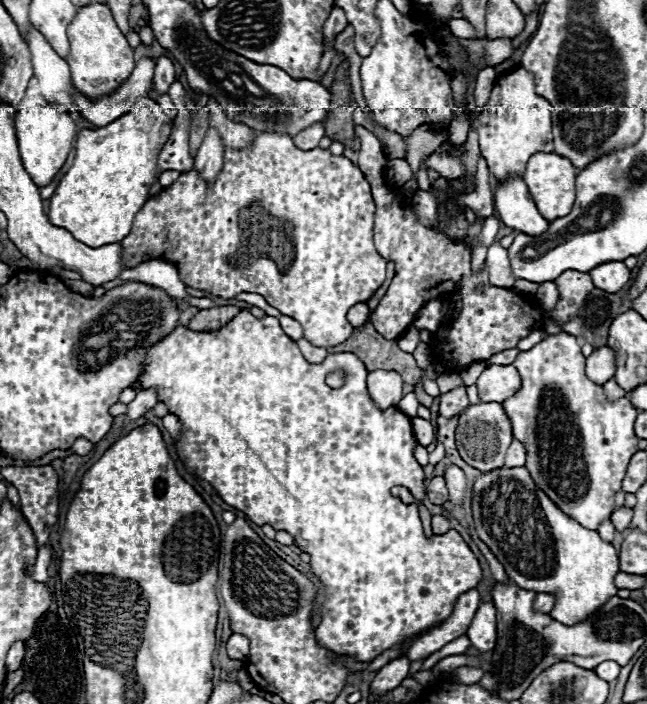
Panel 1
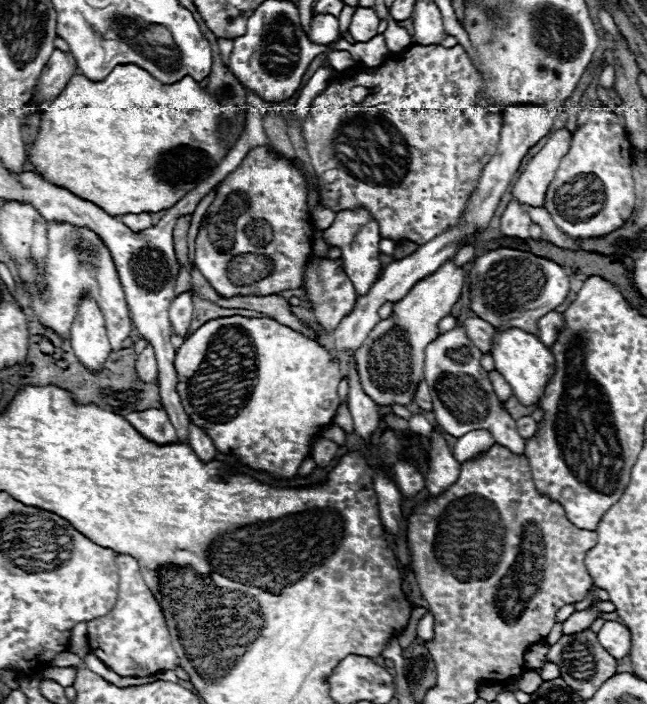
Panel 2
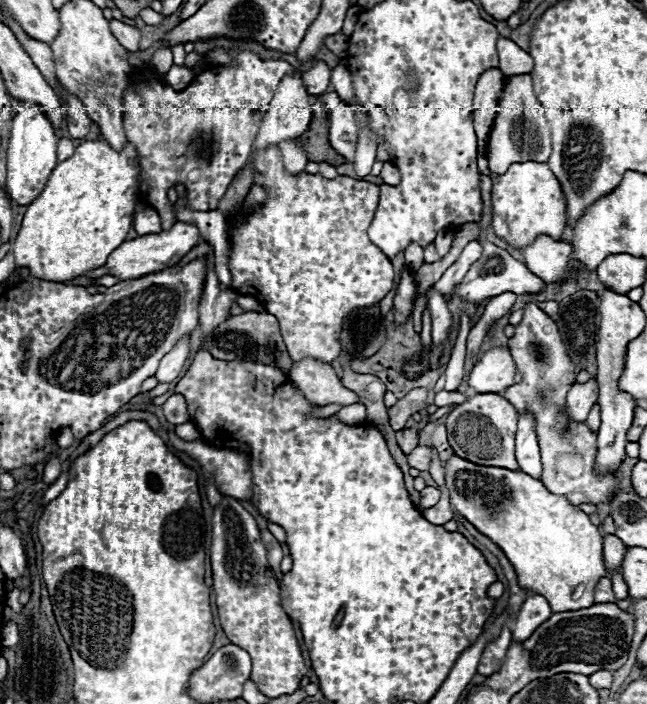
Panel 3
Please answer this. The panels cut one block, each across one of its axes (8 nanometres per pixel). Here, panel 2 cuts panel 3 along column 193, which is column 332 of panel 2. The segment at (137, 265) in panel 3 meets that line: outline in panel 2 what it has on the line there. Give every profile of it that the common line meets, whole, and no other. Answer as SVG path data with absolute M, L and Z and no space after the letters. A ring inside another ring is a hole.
M344 210L344 212L336 214L334 224L328 230L324 230L322 236L324 236L324 242L330 248L340 248L344 272L352 280L356 292L360 296L364 296L372 288L372 284L380 278L380 250L378 250L378 242L382 238L380 238L380 228L378 228L376 220L366 210L358 210L358 212Z

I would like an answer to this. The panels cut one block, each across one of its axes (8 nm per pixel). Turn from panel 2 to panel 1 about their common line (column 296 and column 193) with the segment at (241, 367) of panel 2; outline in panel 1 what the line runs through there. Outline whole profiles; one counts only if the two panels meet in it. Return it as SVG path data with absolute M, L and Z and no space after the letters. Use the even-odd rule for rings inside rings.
M242 310L232 322L228 322L224 328L216 332L192 332L190 328L178 326L176 332L172 332L170 336L160 340L160 344L150 348L148 360L144 364L144 376L132 386L136 390L156 388L160 402L168 404L170 414L180 418L184 432L180 440L176 442L176 450L178 450L180 460L188 466L188 470L196 472L202 480L210 482L226 504L242 510L254 524L258 526L270 524L276 530L288 532L290 536L294 536L294 544L302 552L310 554L310 570L314 572L314 576L318 576L322 584L322 598L324 598L320 606L322 622L316 628L316 640L320 646L356 662L372 662L382 652L394 646L402 646L412 636L422 636L428 630L440 626L444 620L452 616L458 598L464 592L476 588L482 580L482 568L478 564L478 558L474 556L474 552L468 548L468 544L462 540L462 536L456 530L450 530L442 536L426 538L420 516L418 516L418 506L404 504L398 496L390 494L392 486L406 486L416 500L424 500L424 472L422 472L422 466L414 458L416 438L412 432L410 418L398 408L386 408L386 410L378 408L368 396L366 376L368 376L368 370L364 368L364 364L348 352L328 354L328 358L322 364L308 364L304 356L300 354L296 342L282 332L280 322L274 316L256 318L248 310ZM334 370L346 372L346 382L340 388L330 388L324 382L324 378Z

